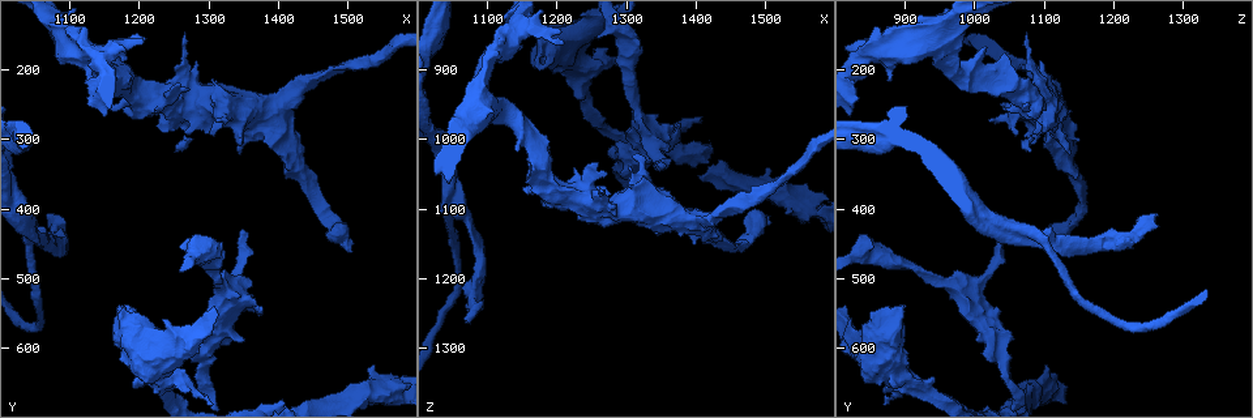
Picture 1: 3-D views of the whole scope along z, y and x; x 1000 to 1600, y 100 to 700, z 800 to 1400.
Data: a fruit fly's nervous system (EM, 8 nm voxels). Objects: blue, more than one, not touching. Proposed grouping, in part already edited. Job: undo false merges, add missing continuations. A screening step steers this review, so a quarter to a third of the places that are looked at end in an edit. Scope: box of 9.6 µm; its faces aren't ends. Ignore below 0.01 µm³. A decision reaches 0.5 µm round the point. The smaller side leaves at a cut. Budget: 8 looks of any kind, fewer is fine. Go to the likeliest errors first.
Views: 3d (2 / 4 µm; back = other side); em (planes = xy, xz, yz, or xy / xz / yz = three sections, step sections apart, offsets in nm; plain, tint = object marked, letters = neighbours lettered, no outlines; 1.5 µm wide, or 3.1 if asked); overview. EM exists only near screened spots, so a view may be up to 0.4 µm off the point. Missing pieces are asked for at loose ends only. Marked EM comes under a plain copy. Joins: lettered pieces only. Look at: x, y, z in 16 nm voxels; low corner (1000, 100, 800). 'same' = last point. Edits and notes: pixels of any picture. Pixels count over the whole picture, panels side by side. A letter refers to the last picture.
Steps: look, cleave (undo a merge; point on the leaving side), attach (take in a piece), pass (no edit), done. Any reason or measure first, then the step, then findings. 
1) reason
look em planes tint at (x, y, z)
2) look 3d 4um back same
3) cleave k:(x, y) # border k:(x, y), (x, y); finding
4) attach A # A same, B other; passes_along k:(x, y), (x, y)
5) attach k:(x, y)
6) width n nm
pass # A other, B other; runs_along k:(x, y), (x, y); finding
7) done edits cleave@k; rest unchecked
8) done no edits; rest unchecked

branch stops here
look em planes letters at (1075, 405, 1260)

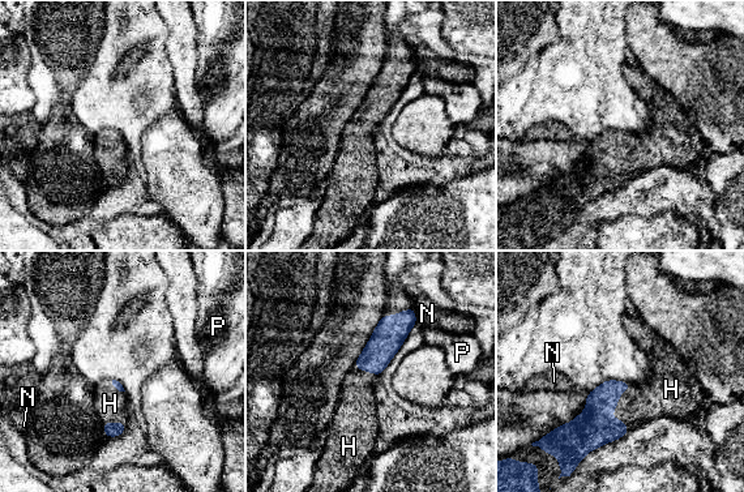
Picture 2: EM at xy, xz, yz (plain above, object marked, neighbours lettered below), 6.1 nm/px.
attach H # H same, N other, P other; passes_along 2:(591, 428), (612, 411), (650, 398); the neuron continues

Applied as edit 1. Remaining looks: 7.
branch point
look 3d 4um at (1230, 240, 1080)

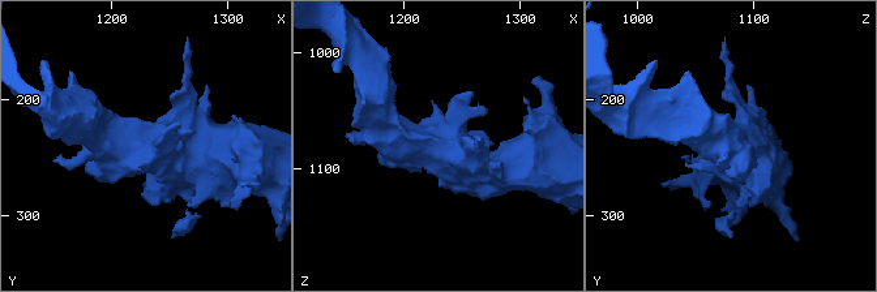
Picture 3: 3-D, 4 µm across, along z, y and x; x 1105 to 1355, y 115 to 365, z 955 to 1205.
look em 3.1um yz step 16 tint at (1230, 242, 1080)

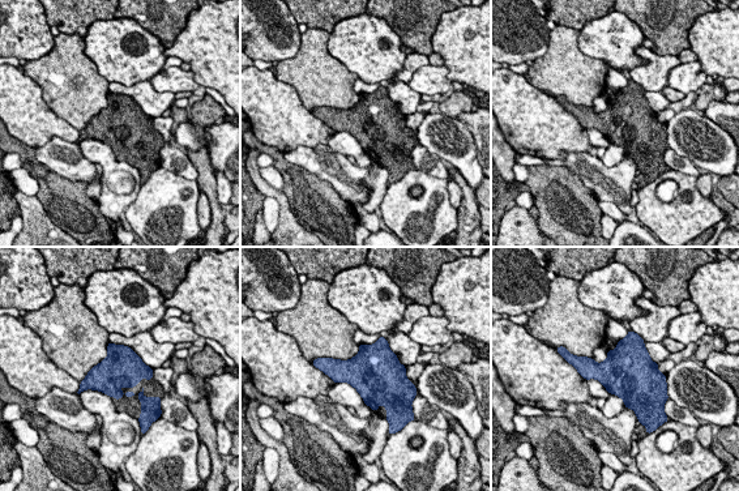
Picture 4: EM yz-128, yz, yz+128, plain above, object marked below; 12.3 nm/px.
cut it another way
look em 3.1um xz step 8 letters same

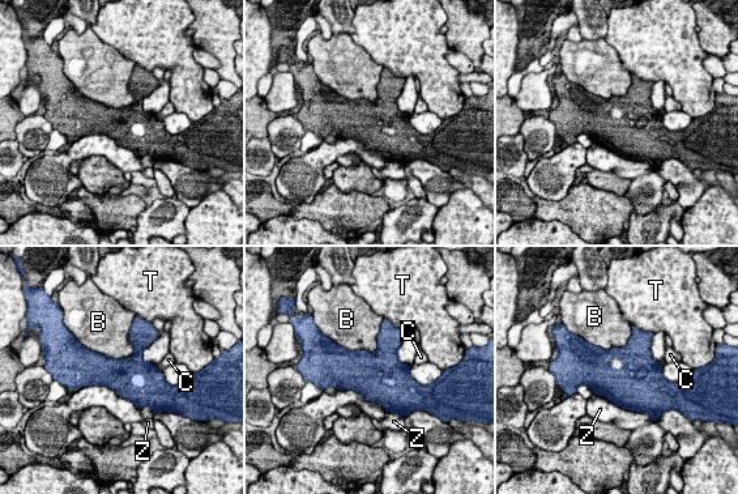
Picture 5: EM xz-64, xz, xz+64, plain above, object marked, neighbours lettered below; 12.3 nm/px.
pass # B other, C other, T other, Z other; continuous, no second neuron

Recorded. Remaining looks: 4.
branch stops here
look em planes letters at (1210, 150, 865)

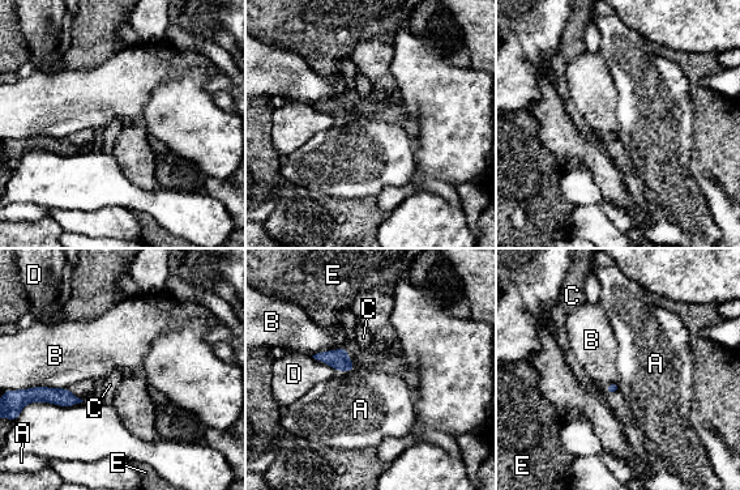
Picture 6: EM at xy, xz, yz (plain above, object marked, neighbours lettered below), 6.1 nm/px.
pass # A other, B other, C other, D other, E other; border 6:(350, 350), (320, 350), (312, 356); none of them fits

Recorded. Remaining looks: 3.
done edits attach@2; rest unchecked

